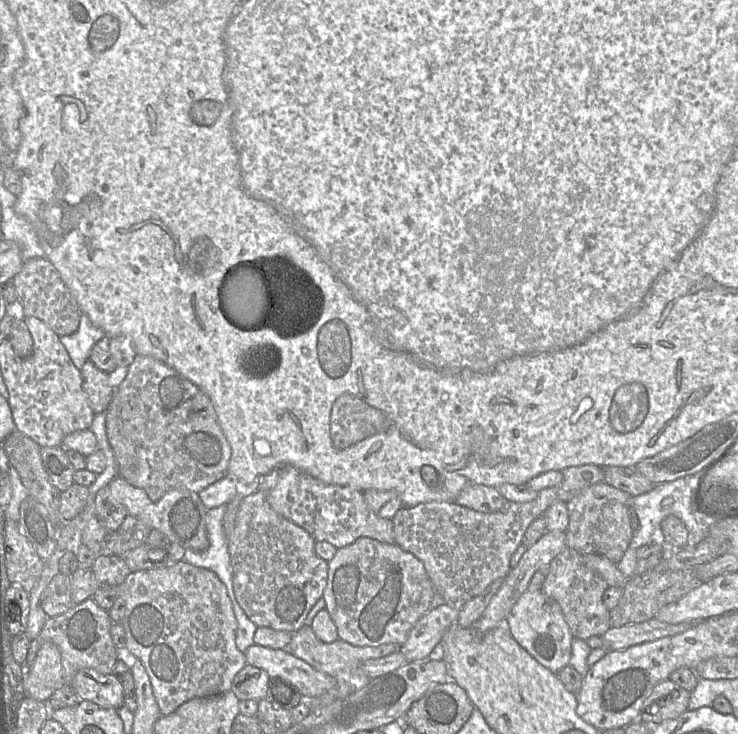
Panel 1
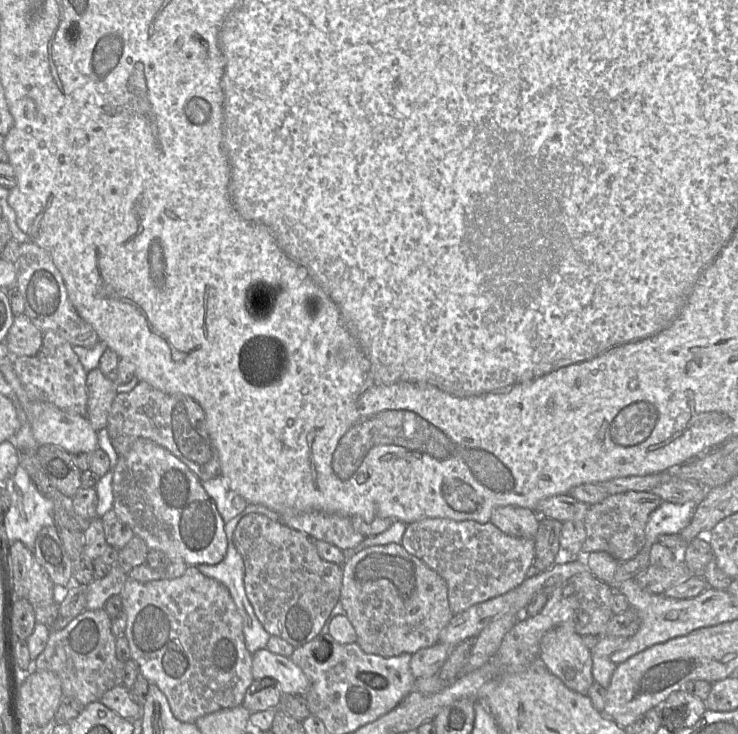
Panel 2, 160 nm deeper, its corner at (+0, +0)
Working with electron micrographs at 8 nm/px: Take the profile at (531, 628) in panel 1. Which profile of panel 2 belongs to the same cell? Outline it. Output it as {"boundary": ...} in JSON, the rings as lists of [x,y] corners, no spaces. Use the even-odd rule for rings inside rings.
{"boundary":[[[557,626],[547,631],[540,641],[539,660],[545,668],[573,692],[586,696],[593,685],[592,656],[582,643],[582,637],[571,626]]]}

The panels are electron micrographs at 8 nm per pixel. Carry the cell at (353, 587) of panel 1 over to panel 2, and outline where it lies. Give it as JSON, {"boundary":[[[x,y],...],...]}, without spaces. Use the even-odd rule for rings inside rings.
{"boundary":[[[400,543],[371,546],[346,560],[342,565],[339,603],[356,631],[356,643],[365,653],[382,657],[414,654],[420,649],[437,644],[441,631],[453,616],[444,579],[421,559],[408,553]]]}

